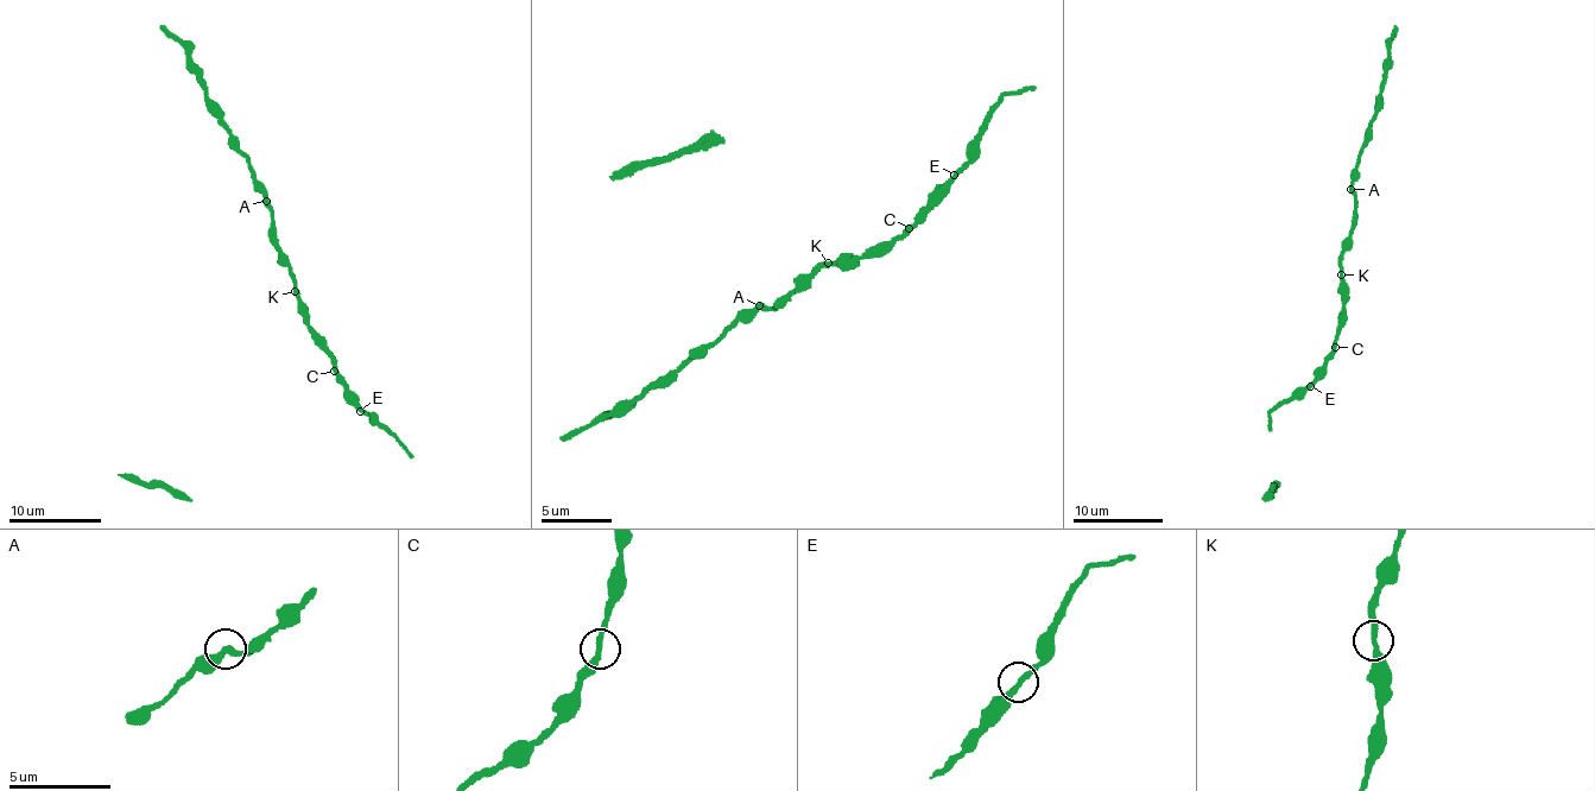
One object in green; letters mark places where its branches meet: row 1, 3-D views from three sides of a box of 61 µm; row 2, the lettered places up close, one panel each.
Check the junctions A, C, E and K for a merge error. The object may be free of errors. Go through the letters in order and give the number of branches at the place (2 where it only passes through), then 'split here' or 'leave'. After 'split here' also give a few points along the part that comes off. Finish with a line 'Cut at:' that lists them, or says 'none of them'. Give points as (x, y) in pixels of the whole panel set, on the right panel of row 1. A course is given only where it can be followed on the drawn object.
A: branches 2; leave
C: branches 2; leave
E: branches 2; leave
K: branches 2; leave
Cut at: none of them

